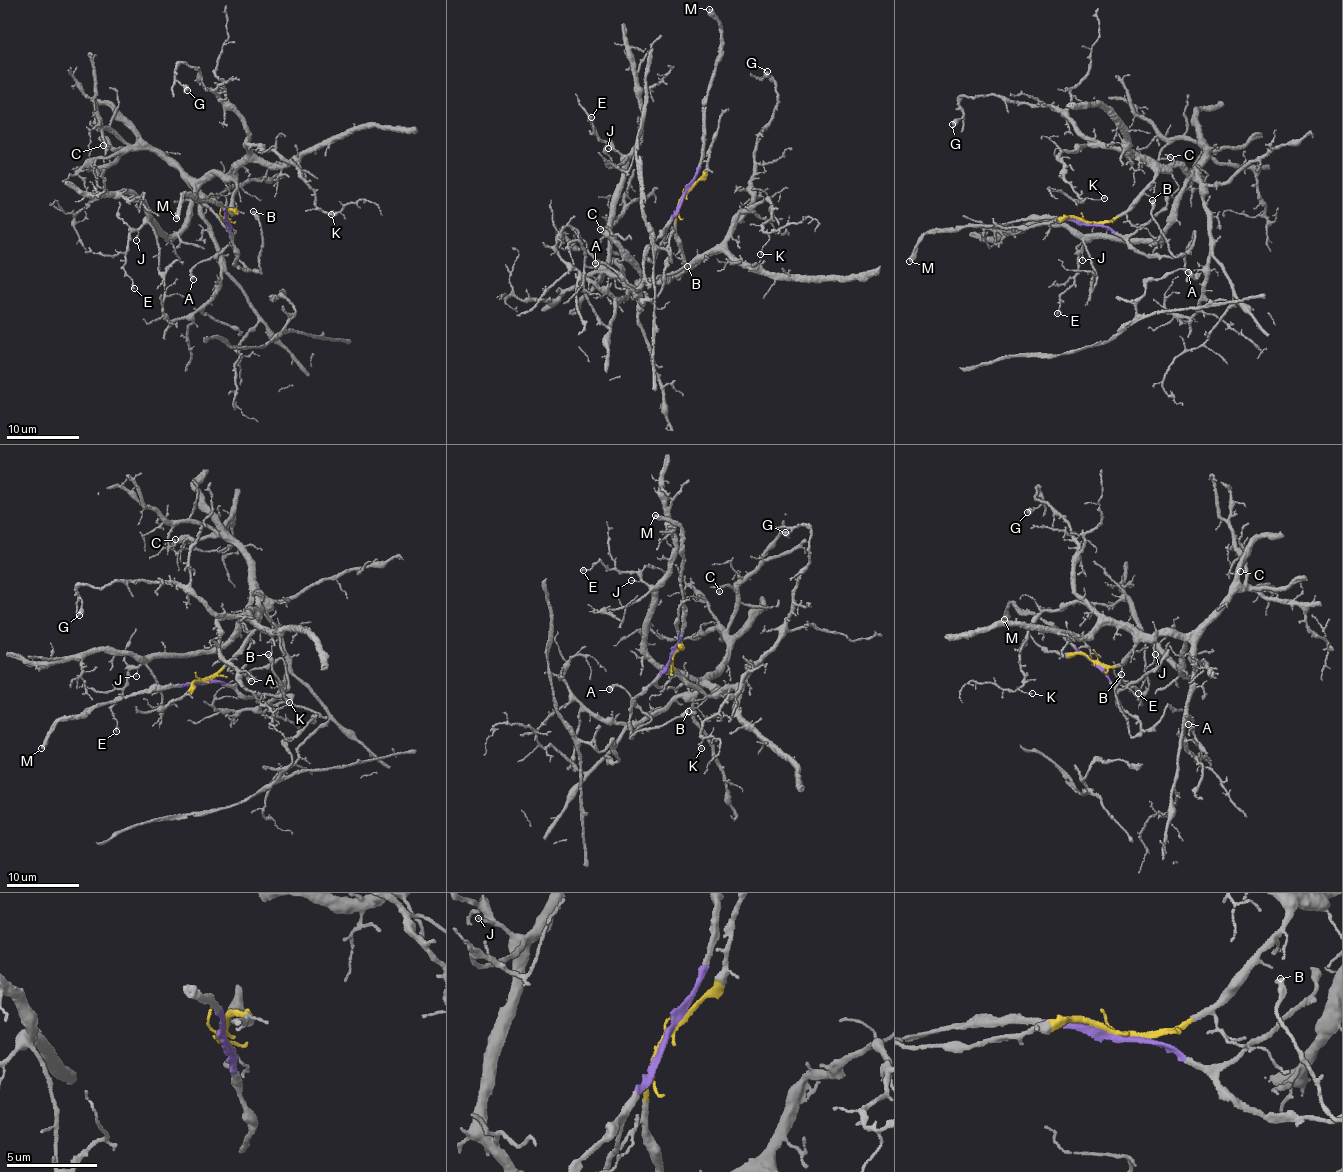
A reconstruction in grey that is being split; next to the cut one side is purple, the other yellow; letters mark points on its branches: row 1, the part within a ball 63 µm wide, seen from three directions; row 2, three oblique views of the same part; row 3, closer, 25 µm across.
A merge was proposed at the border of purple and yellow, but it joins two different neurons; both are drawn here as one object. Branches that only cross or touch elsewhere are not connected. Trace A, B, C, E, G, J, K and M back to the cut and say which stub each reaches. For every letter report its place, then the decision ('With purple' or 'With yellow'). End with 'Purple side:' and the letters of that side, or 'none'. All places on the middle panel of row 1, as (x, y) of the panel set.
A: Place: (595, 263). With purple
B: Place: (687, 266). With purple
C: Place: (600, 229). With yellow
E: Place: (591, 117). With yellow
G: Place: (767, 71). With yellow
J: Place: (608, 148). With yellow
K: Place: (760, 254). With yellow
M: Place: (709, 9). With purple
Purple side: A, B, M

